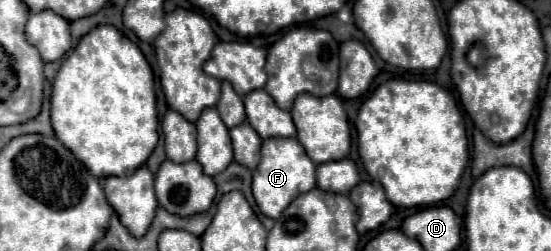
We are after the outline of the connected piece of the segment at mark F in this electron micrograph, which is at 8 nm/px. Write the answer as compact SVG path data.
M269 138L261 146L261 162L253 170L253 196L259 210L277 220L293 198L315 188L315 164L305 154L297 138Z

